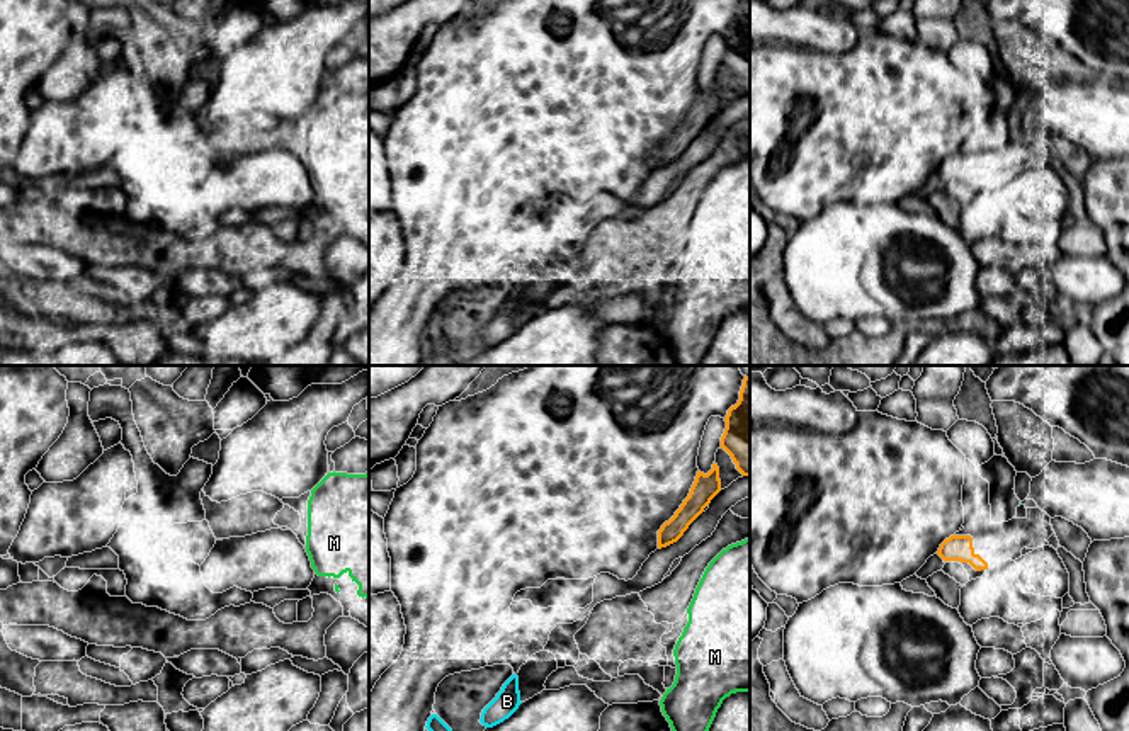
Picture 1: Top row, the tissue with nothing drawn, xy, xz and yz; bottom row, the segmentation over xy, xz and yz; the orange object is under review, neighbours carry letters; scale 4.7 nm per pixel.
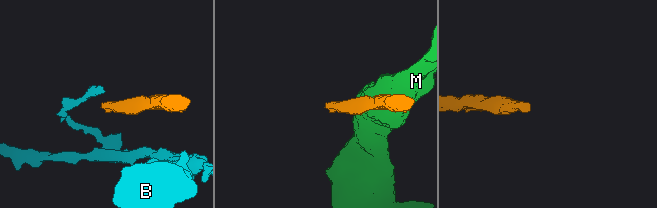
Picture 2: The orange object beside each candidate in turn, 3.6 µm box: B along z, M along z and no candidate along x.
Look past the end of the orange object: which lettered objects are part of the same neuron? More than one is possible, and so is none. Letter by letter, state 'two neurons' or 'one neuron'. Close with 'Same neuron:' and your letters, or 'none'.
B: two neurons
M: two neurons
Same neuron: none

